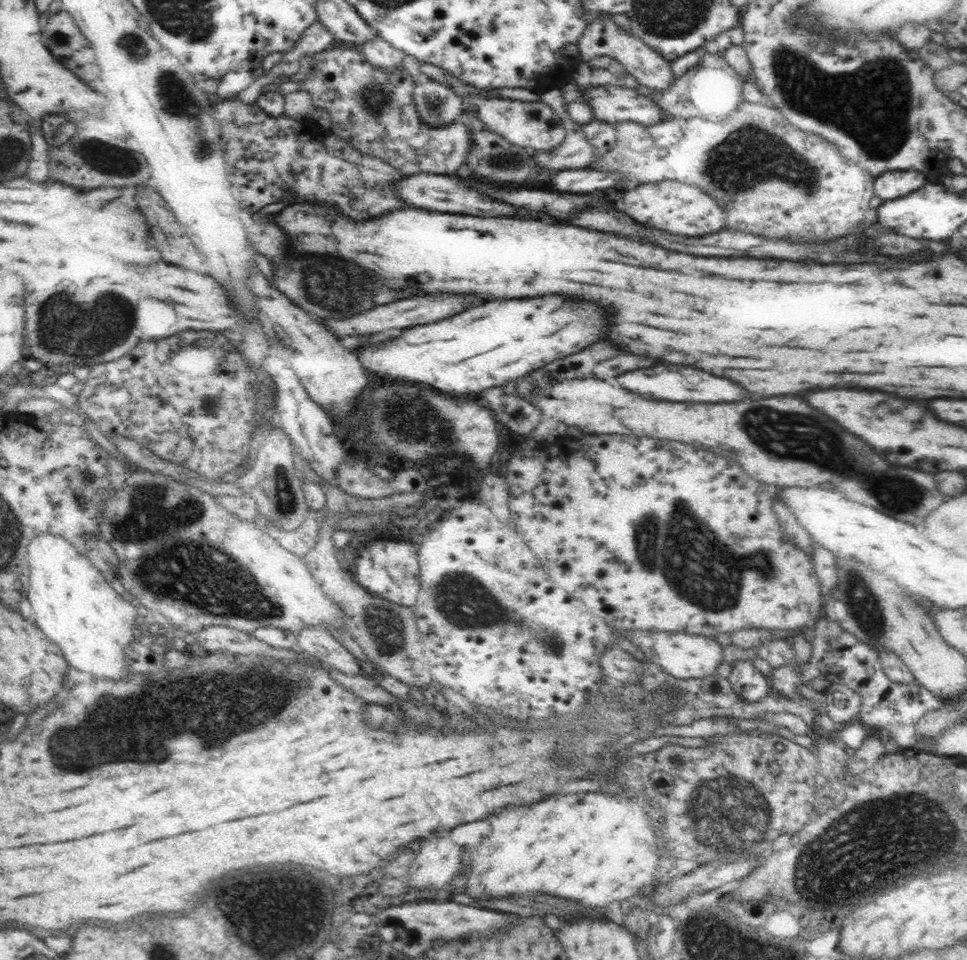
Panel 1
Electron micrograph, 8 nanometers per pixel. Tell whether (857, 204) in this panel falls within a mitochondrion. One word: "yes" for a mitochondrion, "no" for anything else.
no

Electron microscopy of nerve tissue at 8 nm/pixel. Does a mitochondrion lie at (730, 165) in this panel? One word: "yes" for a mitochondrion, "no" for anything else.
yes

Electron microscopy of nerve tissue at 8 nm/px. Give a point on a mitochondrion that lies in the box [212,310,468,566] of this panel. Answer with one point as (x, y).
(421, 428)

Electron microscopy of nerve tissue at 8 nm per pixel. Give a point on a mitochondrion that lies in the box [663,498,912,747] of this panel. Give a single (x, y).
(864, 607)

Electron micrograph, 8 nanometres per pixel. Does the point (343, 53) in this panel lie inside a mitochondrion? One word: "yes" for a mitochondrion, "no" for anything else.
no

